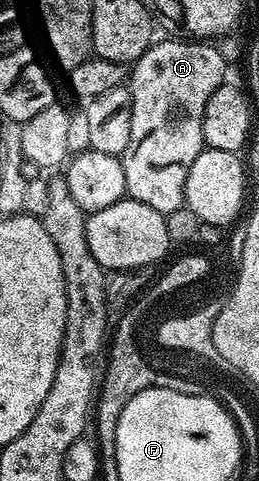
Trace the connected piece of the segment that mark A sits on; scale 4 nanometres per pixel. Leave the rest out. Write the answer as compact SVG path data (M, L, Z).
M165 39L162 43L154 42L152 46L132 64L127 86L133 104L131 105L131 141L127 141L127 149L119 156L123 165L123 178L127 180L125 194L135 201L143 201L143 205L151 205L161 215L172 216L172 211L185 207L185 182L187 173L205 147L203 137L203 109L207 109L207 101L211 101L211 93L226 82L227 64L220 56L216 46L205 41L187 41L181 39Z

